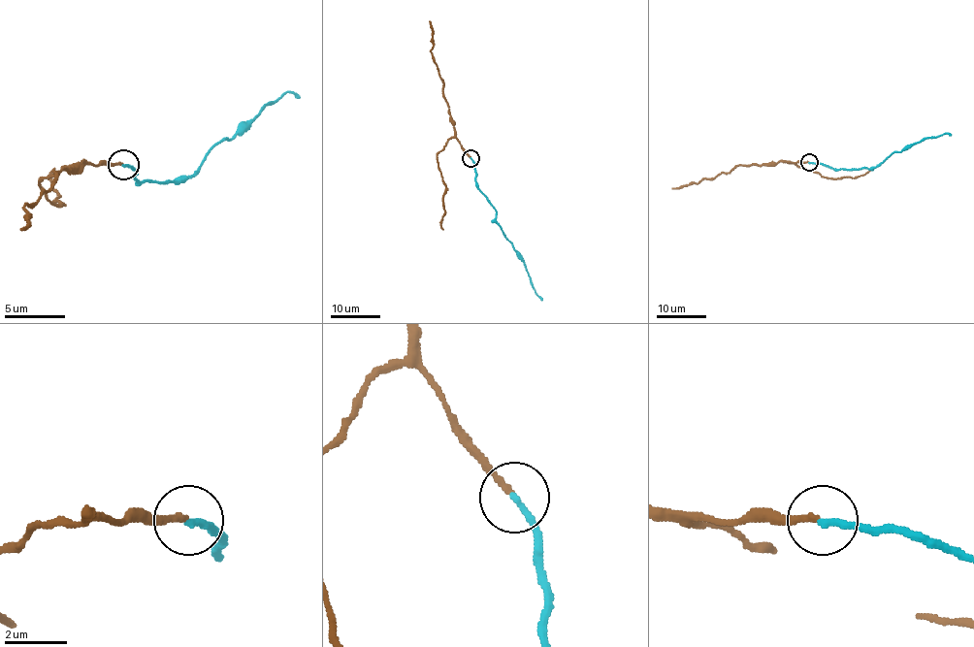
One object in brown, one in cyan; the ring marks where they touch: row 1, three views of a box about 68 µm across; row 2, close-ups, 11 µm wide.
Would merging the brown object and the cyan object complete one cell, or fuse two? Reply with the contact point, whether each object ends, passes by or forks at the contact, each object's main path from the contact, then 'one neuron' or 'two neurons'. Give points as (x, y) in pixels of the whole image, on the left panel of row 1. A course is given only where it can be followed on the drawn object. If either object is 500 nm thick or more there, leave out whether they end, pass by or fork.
at (123, 164); brown ends there; cyan ends there; brown runs (122, 164), (86, 164), (58, 173), (55, 170), (55, 181), (34, 203), (25, 206), (28, 221), (19, 231); cyan runs (122, 164), (132, 167), (141, 181), (183, 178), (222, 140), (241, 130), (283, 94), (299, 97); one neuron

